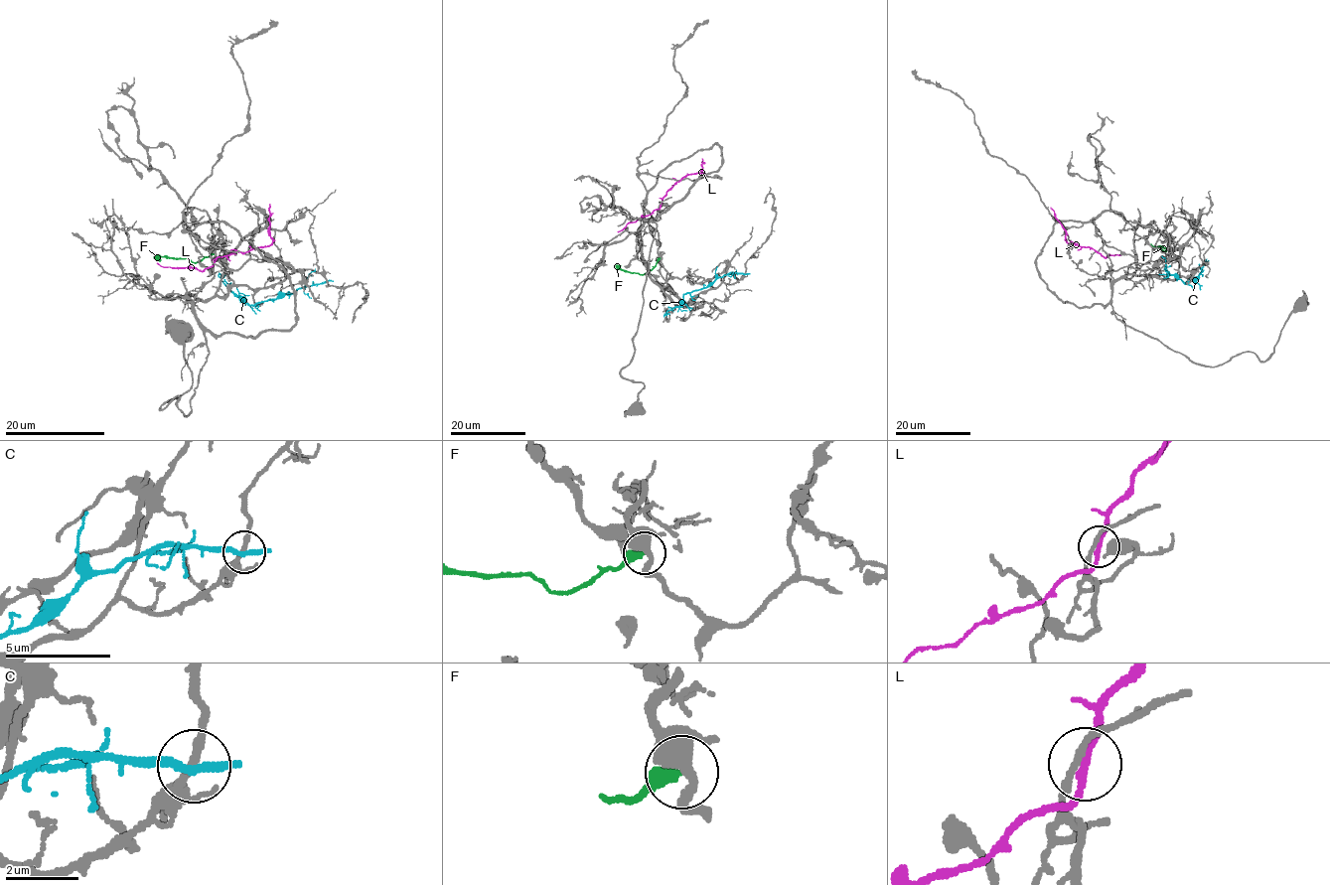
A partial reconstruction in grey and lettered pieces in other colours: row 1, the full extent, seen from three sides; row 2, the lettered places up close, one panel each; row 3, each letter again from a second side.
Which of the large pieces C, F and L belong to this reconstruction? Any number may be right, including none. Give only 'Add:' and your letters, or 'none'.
Add: F

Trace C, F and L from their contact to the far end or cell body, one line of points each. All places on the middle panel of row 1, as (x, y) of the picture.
C: (745, 274), (729, 273), (706, 287), (686, 292), (680, 304), (664, 317)
F: (661, 258), (644, 274), (625, 272), (616, 264)
L: (661, 205), (664, 195), (687, 175), (704, 174), (701, 159)

